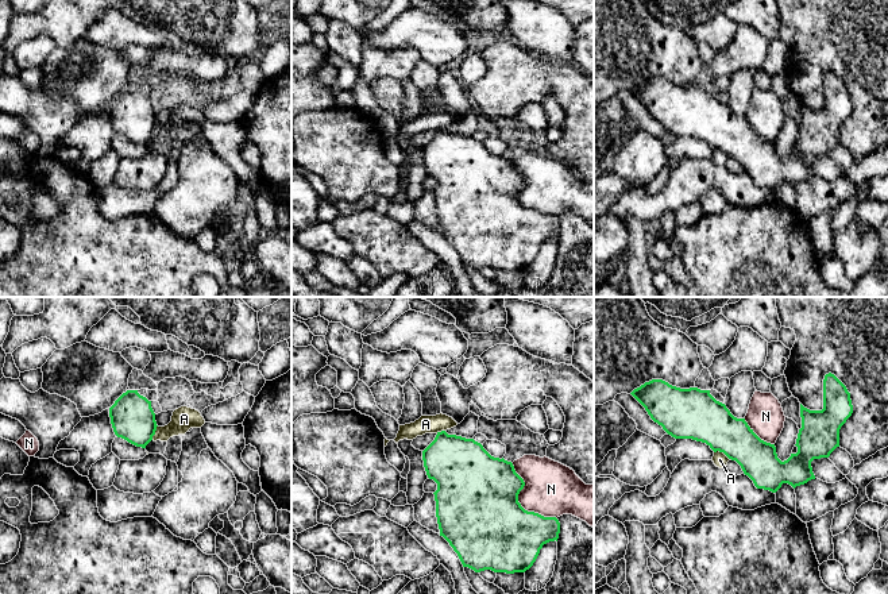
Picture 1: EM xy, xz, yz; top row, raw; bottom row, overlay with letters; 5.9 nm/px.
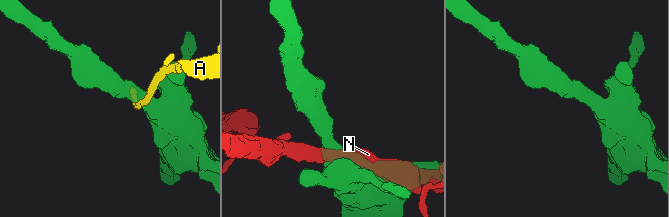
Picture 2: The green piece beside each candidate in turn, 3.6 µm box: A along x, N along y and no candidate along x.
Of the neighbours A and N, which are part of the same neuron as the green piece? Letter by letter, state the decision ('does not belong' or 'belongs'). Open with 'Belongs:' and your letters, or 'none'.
Belongs: none
A: does not belong
N: does not belong

